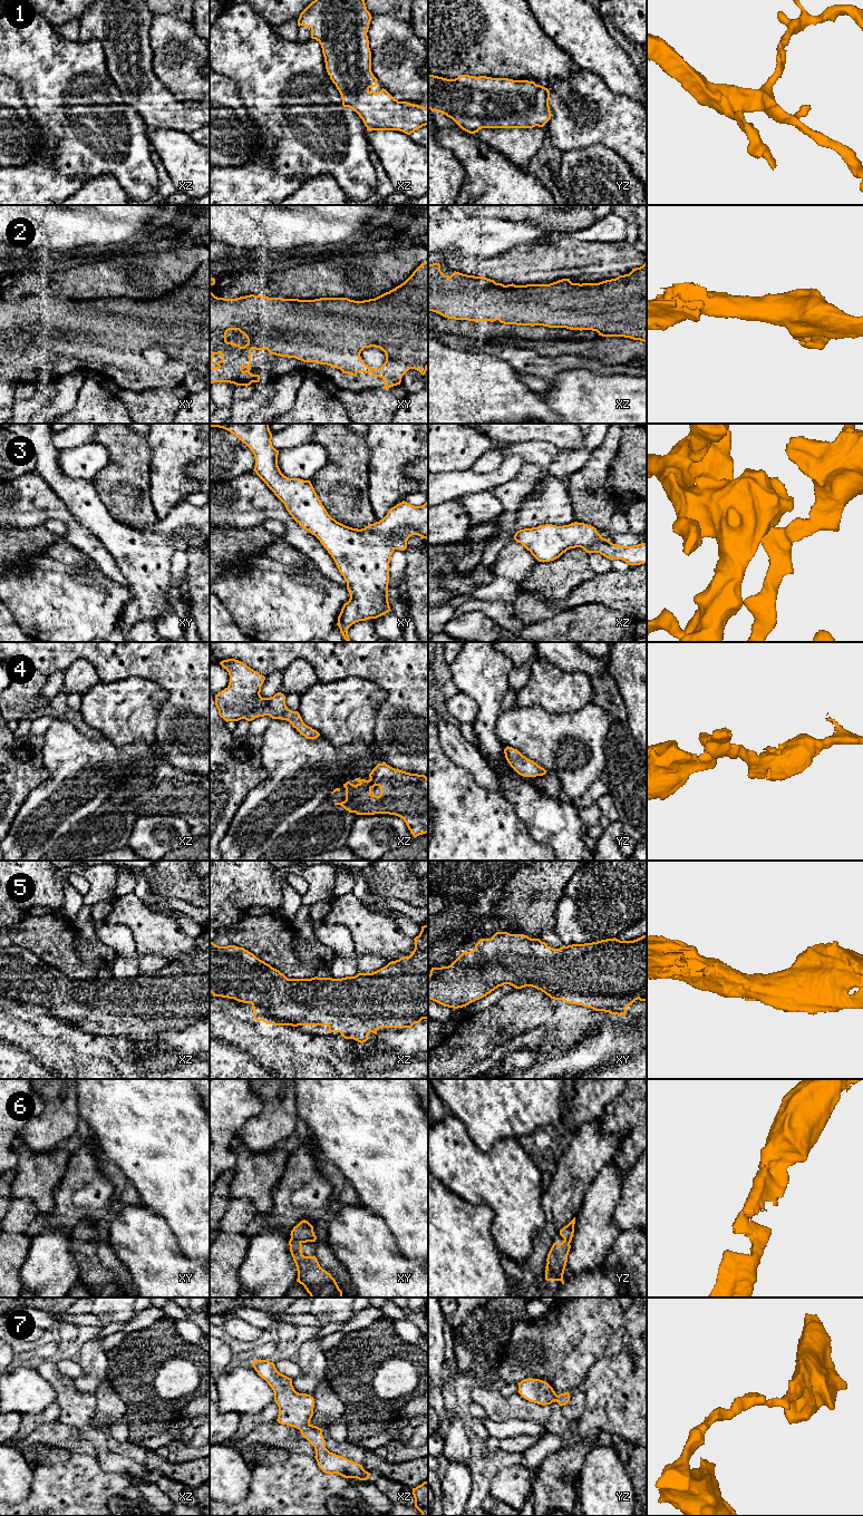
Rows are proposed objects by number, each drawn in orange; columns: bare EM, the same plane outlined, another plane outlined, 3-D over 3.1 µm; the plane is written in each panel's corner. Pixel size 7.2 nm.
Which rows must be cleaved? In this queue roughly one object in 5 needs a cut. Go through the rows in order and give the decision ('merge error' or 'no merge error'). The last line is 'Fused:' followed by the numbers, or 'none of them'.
1: no merge error
2: no merge error
3: no merge error
4: no merge error
5: no merge error
6: no merge error
7: no merge error
Fused: none of them

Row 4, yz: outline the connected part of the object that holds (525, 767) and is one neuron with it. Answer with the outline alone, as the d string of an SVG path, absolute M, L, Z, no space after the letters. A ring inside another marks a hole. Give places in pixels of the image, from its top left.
M507 746L504 749L504 754L510 766L523 777L543 776L547 771L533 760L523 756L517 749Z

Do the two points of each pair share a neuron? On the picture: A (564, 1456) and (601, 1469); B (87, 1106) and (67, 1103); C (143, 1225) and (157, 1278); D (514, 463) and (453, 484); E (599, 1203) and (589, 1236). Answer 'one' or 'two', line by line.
A: two
B: two
C: one
D: one
E: one

